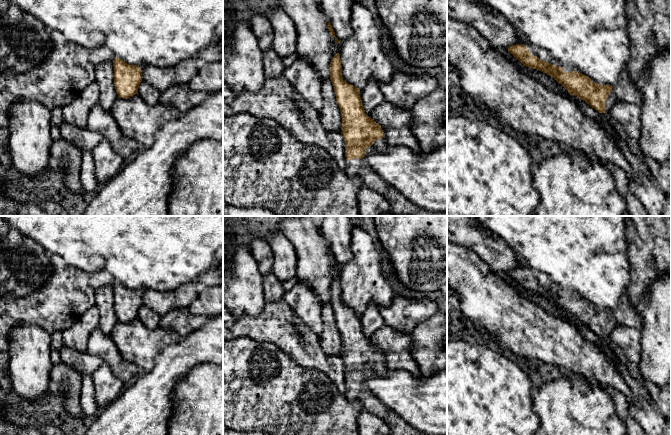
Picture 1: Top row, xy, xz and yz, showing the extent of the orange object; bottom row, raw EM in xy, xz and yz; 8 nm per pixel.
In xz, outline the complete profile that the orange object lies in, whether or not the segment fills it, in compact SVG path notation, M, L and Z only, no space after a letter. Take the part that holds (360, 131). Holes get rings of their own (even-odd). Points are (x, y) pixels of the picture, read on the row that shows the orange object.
M336 53L330 62L330 80L342 116L341 134L345 141L346 174L360 176L364 186L384 196L390 203L391 212L396 216L447 216L446 213L430 212L410 202L392 185L382 180L364 160L367 147L373 145L376 149L385 149L383 130L366 115L360 89L343 80L339 53Z

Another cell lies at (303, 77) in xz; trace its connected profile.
M299 56L290 67L285 68L283 74L297 93L320 113L323 107L322 79L317 69Z

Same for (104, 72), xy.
M113 61L98 64L95 74L95 81L100 90L100 105L106 112L110 112L114 102L119 98L114 86Z

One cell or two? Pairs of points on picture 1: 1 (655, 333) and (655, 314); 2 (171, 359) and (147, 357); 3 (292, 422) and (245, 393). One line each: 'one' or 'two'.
1: one
2: two
3: one

